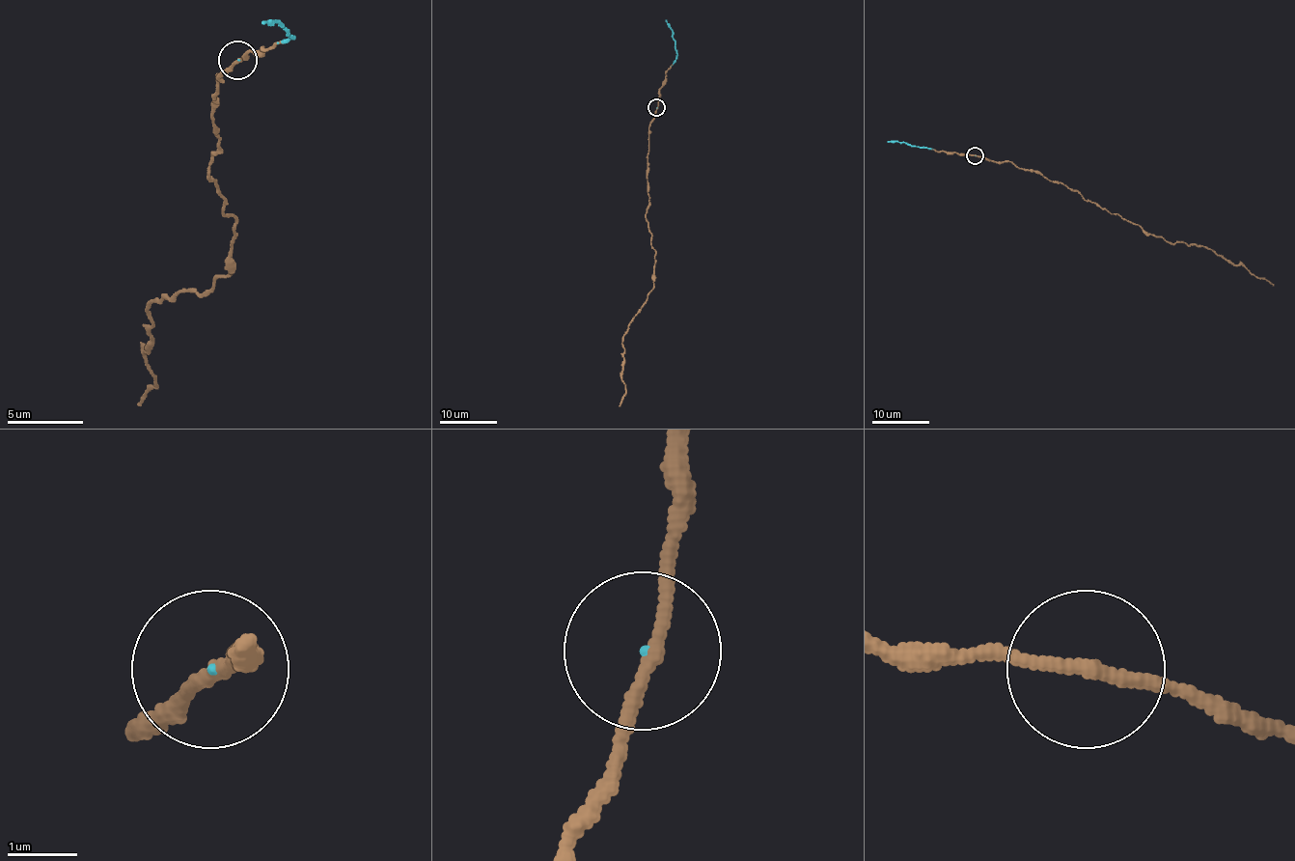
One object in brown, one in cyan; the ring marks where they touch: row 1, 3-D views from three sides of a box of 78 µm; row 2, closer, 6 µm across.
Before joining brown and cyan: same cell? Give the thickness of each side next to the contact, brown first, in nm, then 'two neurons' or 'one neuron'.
180 nm thick on the brown side, 30 nm on the other; one neuron

